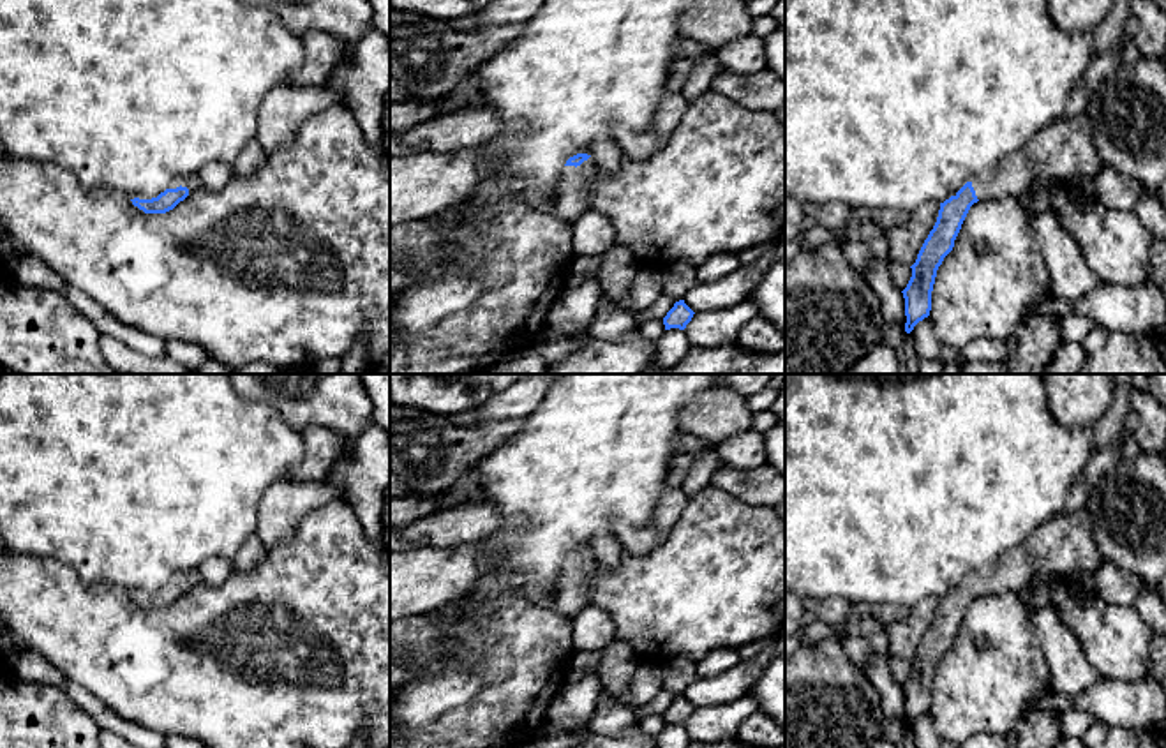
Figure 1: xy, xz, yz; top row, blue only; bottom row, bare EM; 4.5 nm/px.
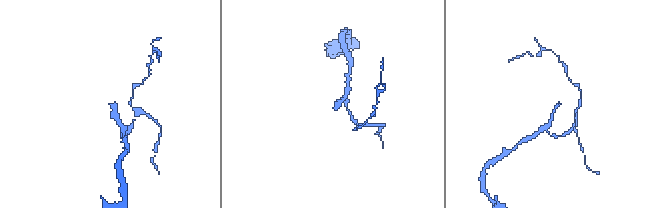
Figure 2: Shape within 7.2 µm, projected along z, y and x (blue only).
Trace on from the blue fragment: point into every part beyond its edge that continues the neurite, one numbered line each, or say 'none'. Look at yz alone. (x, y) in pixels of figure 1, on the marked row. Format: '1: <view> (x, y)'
1: yz (1064, 150)

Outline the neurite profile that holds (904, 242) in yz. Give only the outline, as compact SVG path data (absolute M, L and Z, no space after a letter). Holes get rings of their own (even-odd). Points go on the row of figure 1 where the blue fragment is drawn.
M923 203L903 226L884 231L887 240L887 261L912 266L917 254L933 229L940 203Z

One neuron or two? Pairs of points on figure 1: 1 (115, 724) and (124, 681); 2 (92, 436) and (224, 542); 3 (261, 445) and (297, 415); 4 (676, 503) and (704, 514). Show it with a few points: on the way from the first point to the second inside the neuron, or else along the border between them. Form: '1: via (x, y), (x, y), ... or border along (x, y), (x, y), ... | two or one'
1: border along (83, 688), (124, 718), (150, 729) | two
2: via (126, 454), (143, 461), (191, 508) | one
3: border along (251, 401), (269, 404), (300, 433) | two
4: border along (690, 498), (681, 519), (664, 542) | two

